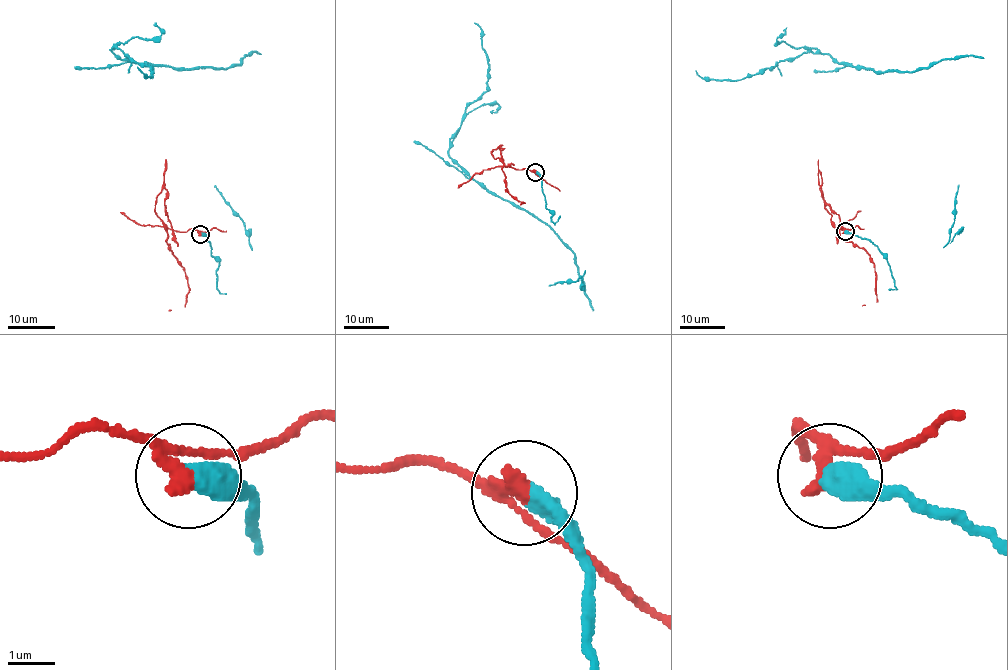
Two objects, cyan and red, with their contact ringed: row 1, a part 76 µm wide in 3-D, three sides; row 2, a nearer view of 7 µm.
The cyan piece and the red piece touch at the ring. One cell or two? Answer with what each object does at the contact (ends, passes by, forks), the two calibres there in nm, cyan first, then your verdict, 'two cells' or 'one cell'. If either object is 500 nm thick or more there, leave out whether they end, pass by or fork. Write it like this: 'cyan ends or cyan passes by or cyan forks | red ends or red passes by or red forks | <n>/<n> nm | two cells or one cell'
500/280 nm | two cells

